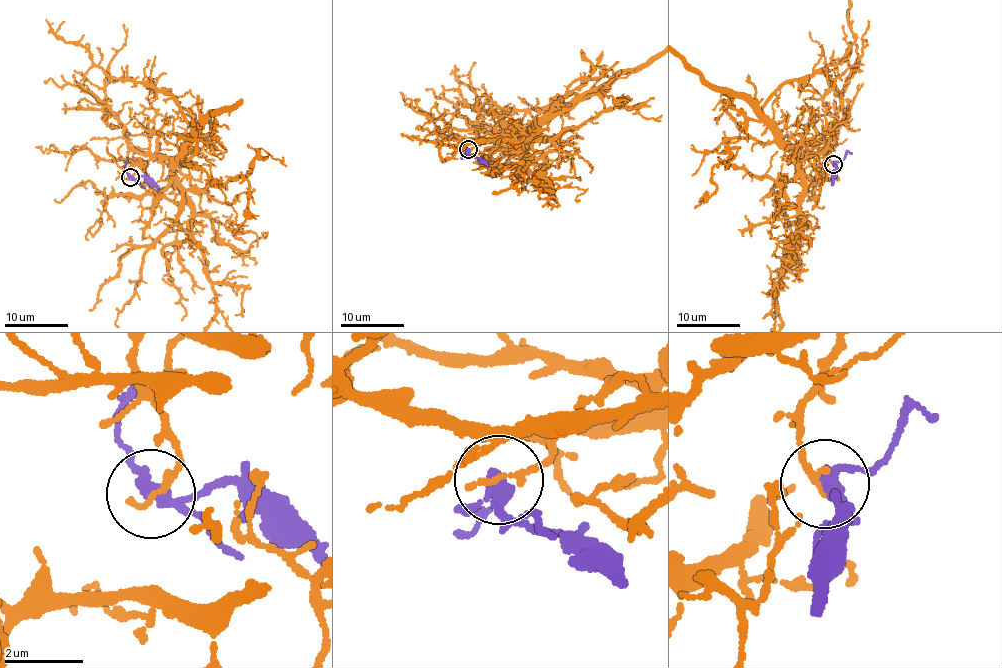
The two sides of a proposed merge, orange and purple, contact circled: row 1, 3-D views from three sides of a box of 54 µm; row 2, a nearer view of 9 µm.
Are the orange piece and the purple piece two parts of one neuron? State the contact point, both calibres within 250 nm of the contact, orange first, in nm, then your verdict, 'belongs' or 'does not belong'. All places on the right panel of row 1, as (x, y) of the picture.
place (833, 164); calibres 180 and 300 nm; does not belong

